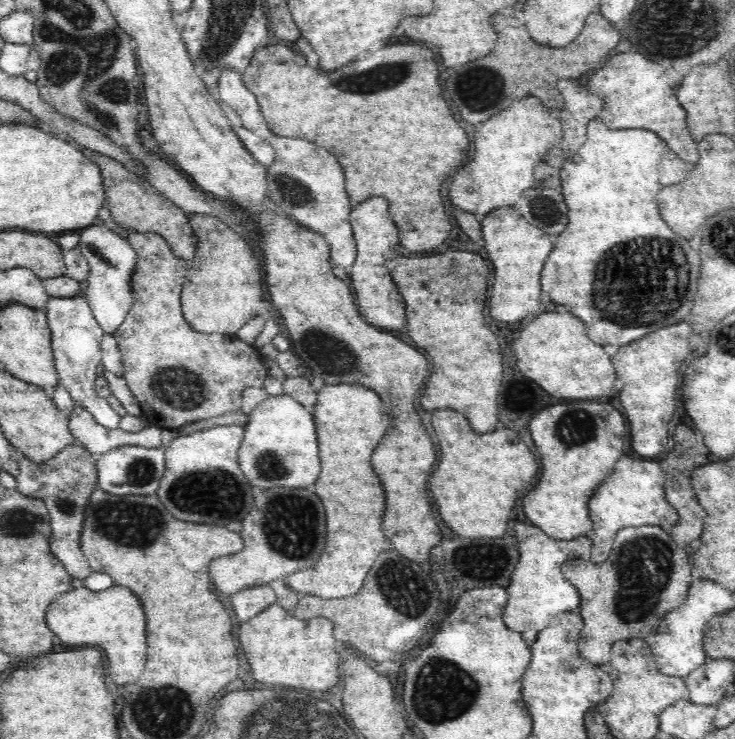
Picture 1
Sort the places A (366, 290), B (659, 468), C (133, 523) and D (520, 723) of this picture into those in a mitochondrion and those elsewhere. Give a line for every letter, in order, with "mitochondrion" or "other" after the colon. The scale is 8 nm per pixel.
A: other
B: other
C: mitochondrion
D: other

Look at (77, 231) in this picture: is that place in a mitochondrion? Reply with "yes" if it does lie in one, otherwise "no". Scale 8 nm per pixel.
no

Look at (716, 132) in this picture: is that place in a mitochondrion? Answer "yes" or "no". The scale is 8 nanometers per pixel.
no

